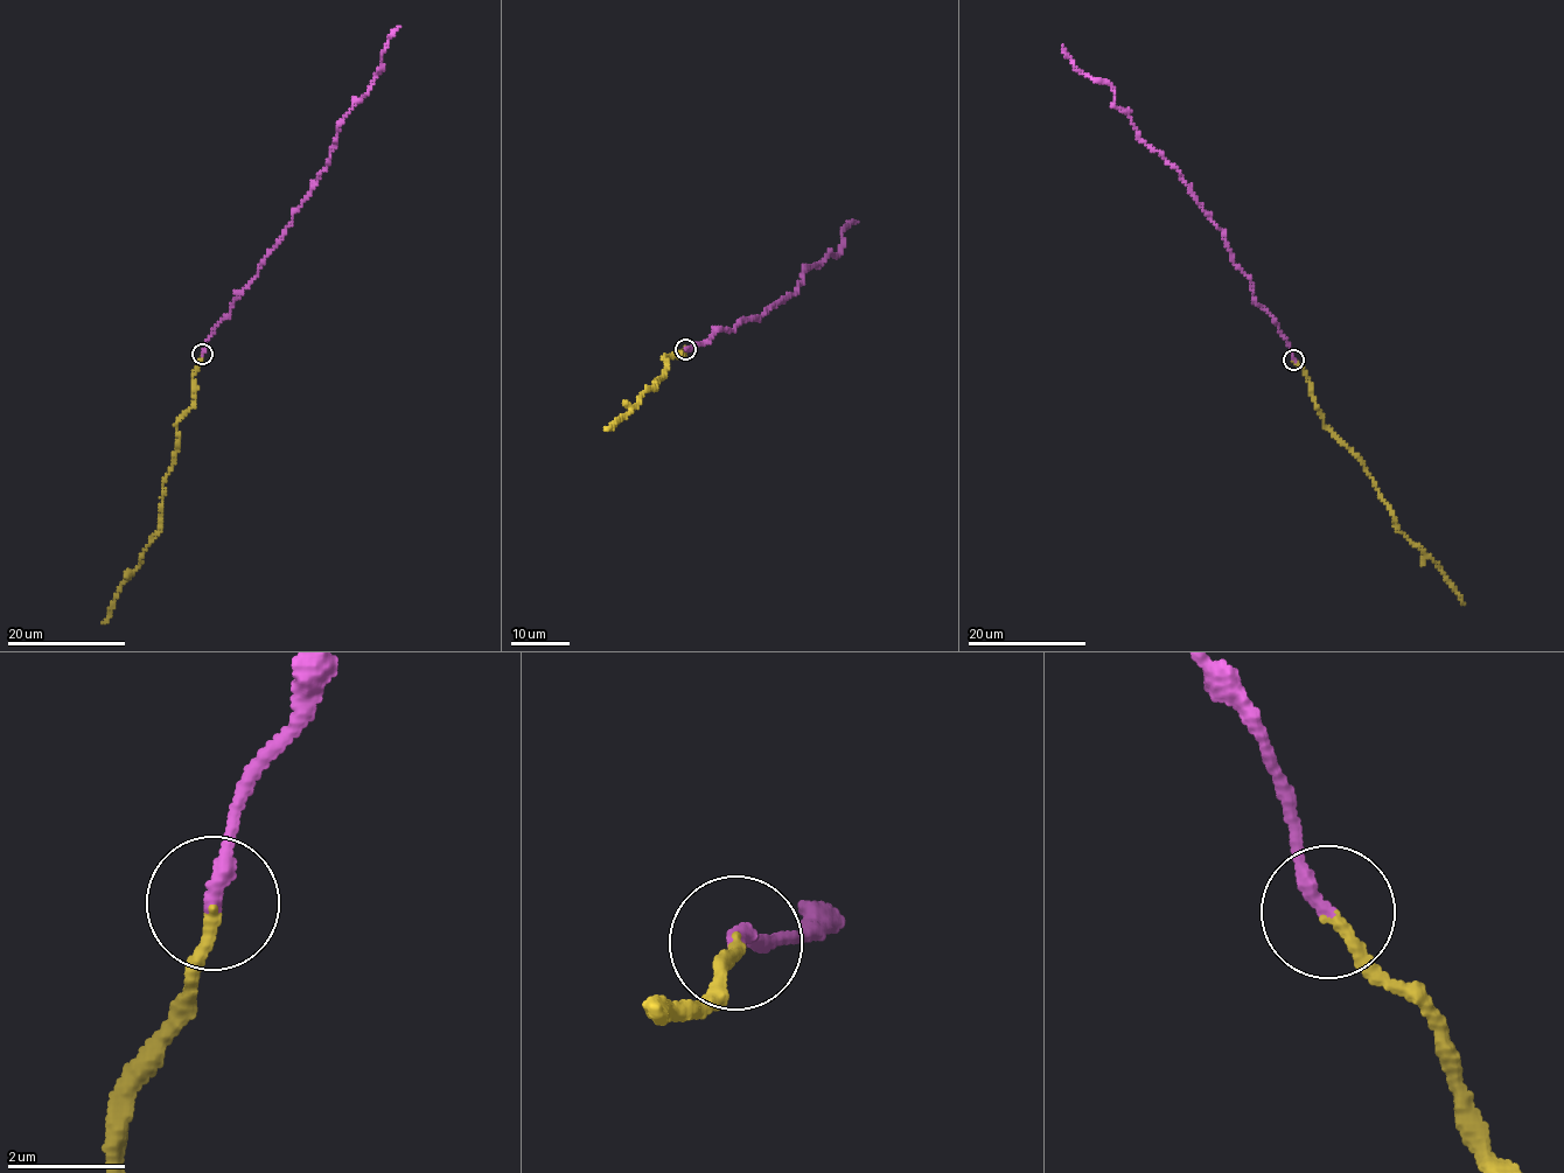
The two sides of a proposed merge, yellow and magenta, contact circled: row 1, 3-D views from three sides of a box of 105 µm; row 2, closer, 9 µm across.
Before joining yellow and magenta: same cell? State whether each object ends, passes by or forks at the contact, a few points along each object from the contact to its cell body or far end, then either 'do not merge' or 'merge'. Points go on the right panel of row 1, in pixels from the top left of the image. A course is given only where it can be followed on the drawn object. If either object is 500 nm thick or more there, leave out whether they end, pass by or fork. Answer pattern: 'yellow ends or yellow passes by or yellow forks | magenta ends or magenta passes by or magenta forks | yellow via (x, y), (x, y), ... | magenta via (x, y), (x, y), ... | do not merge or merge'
yellow ends | magenta ends | yellow via (1294, 358), (1307, 377), (1310, 396), (1324, 426), (1348, 446), (1373, 477), (1401, 531), (1435, 559), (1464, 605) | magenta via (1294, 358), (1233, 260), (1224, 235), (1174, 166), (1139, 138), (1114, 104), (1108, 82), (1077, 70), (1061, 46) | merge

